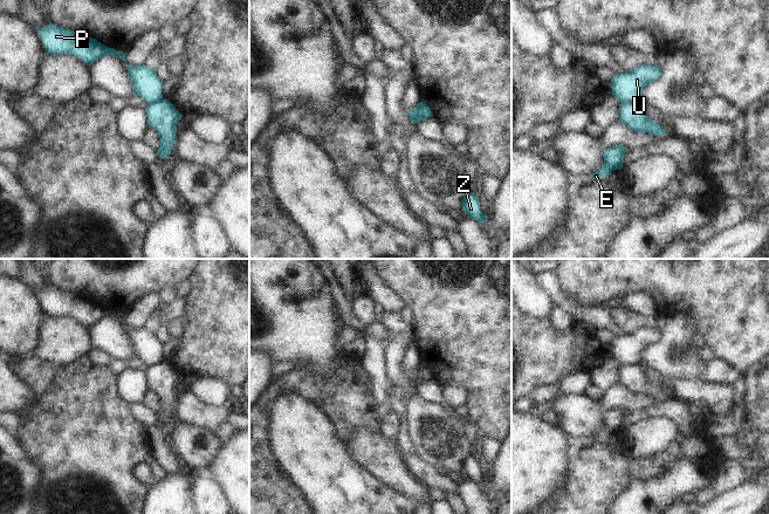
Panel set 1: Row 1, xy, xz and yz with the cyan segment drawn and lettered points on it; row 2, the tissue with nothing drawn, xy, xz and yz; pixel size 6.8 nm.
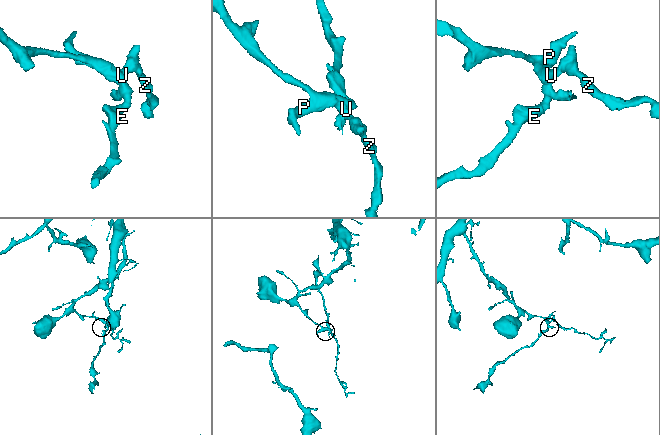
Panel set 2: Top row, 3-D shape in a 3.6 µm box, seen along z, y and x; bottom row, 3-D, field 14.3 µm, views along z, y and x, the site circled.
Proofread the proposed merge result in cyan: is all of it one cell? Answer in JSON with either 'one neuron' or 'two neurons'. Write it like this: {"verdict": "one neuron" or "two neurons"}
{"verdict": "two neurons"}

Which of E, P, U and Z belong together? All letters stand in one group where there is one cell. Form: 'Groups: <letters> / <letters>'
Groups: E / P U Z

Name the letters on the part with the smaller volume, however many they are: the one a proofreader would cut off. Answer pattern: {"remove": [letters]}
{"remove": ["E"]}

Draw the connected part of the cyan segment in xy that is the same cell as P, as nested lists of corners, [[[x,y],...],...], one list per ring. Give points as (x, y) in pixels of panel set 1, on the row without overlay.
[[[49,286],[37,293],[47,316],[74,317],[89,328],[105,317],[117,317],[125,324],[125,315],[109,310],[96,301]]]

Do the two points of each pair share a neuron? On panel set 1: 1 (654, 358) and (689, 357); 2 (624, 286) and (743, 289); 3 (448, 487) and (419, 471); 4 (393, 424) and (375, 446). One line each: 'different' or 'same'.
1: same
2: same
3: same
4: different

